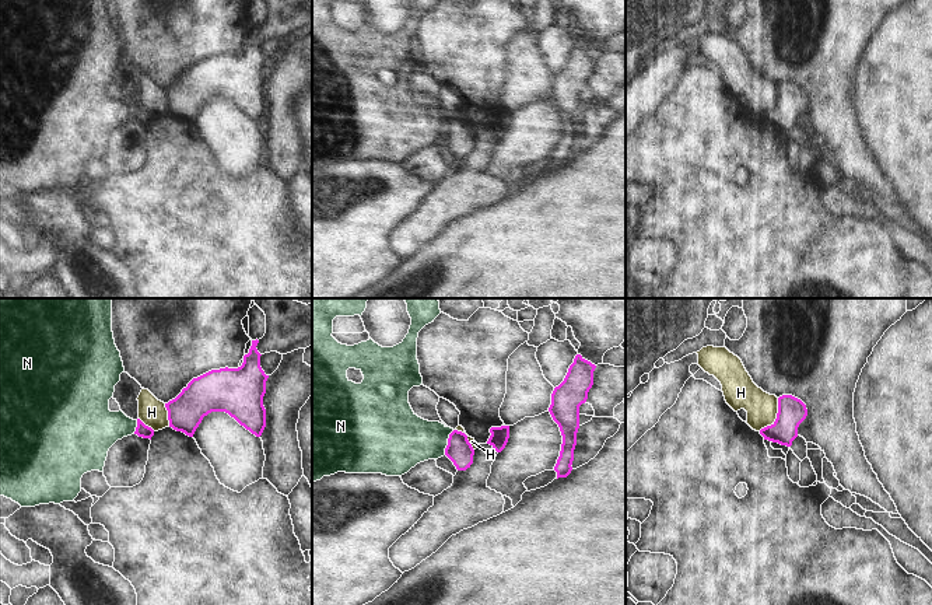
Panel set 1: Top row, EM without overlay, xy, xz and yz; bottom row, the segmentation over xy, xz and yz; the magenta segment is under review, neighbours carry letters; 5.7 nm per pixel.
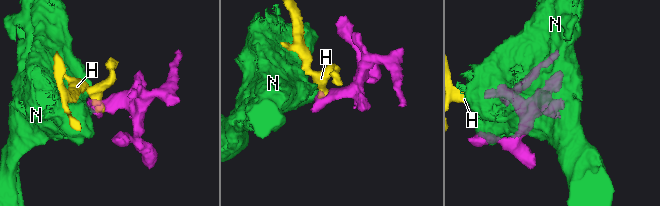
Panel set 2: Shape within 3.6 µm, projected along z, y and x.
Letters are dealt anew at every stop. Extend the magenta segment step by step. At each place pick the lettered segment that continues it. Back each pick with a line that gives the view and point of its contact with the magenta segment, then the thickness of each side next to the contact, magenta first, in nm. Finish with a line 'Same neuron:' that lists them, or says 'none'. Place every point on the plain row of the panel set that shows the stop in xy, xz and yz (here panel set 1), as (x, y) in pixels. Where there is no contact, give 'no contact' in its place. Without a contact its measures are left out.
Same neuron: none

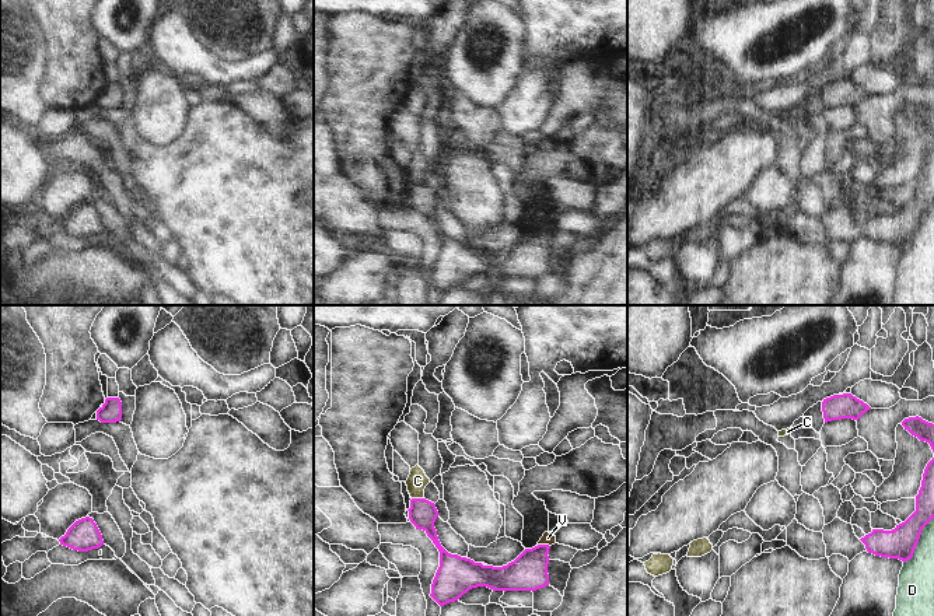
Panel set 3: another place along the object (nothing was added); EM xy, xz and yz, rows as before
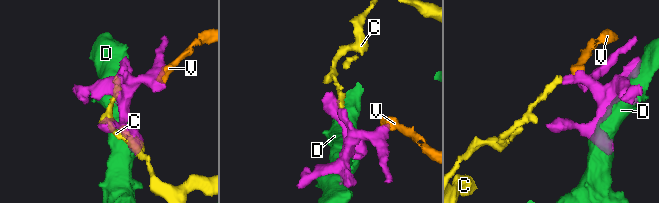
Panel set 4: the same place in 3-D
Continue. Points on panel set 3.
Same neuron: none

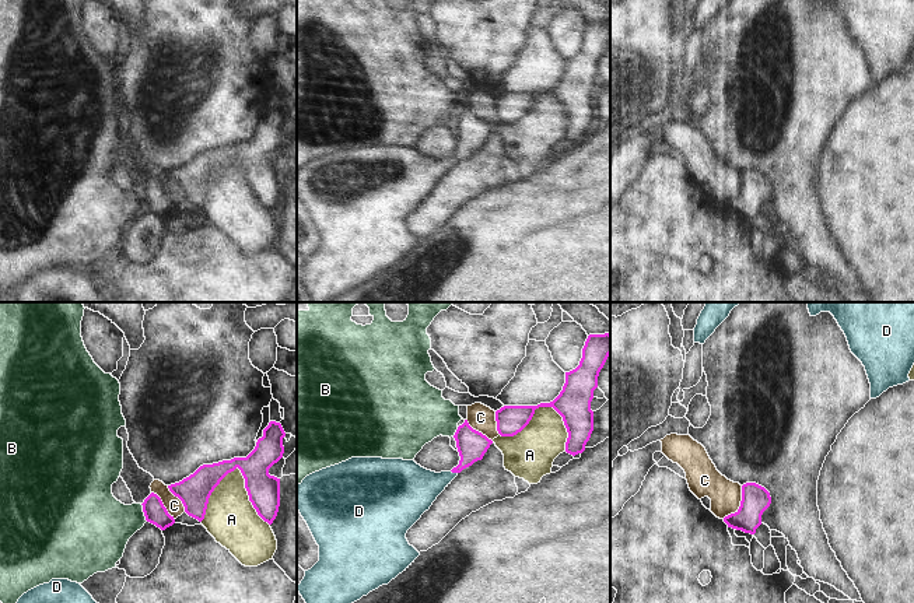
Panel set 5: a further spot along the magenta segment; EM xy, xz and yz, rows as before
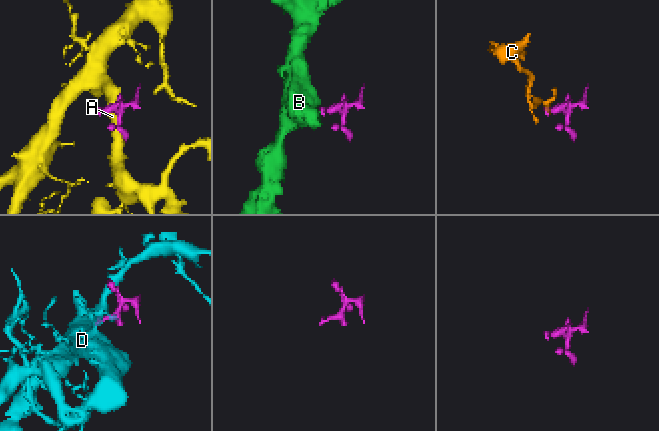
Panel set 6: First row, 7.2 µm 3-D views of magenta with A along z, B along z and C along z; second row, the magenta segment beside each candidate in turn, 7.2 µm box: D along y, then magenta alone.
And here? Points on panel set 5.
D: xz (454, 158) | 170/260 nm
Same neuron: D

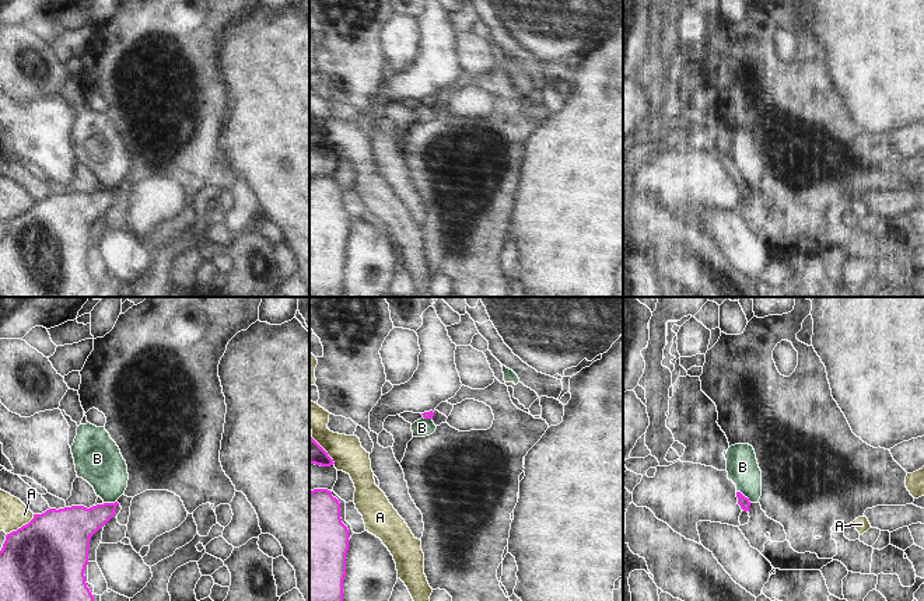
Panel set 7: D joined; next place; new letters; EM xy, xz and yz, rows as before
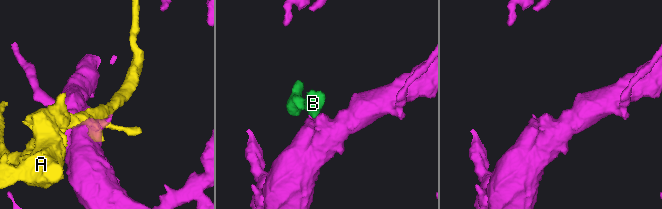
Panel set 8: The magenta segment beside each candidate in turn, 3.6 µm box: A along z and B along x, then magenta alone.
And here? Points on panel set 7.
Same neuron: none

